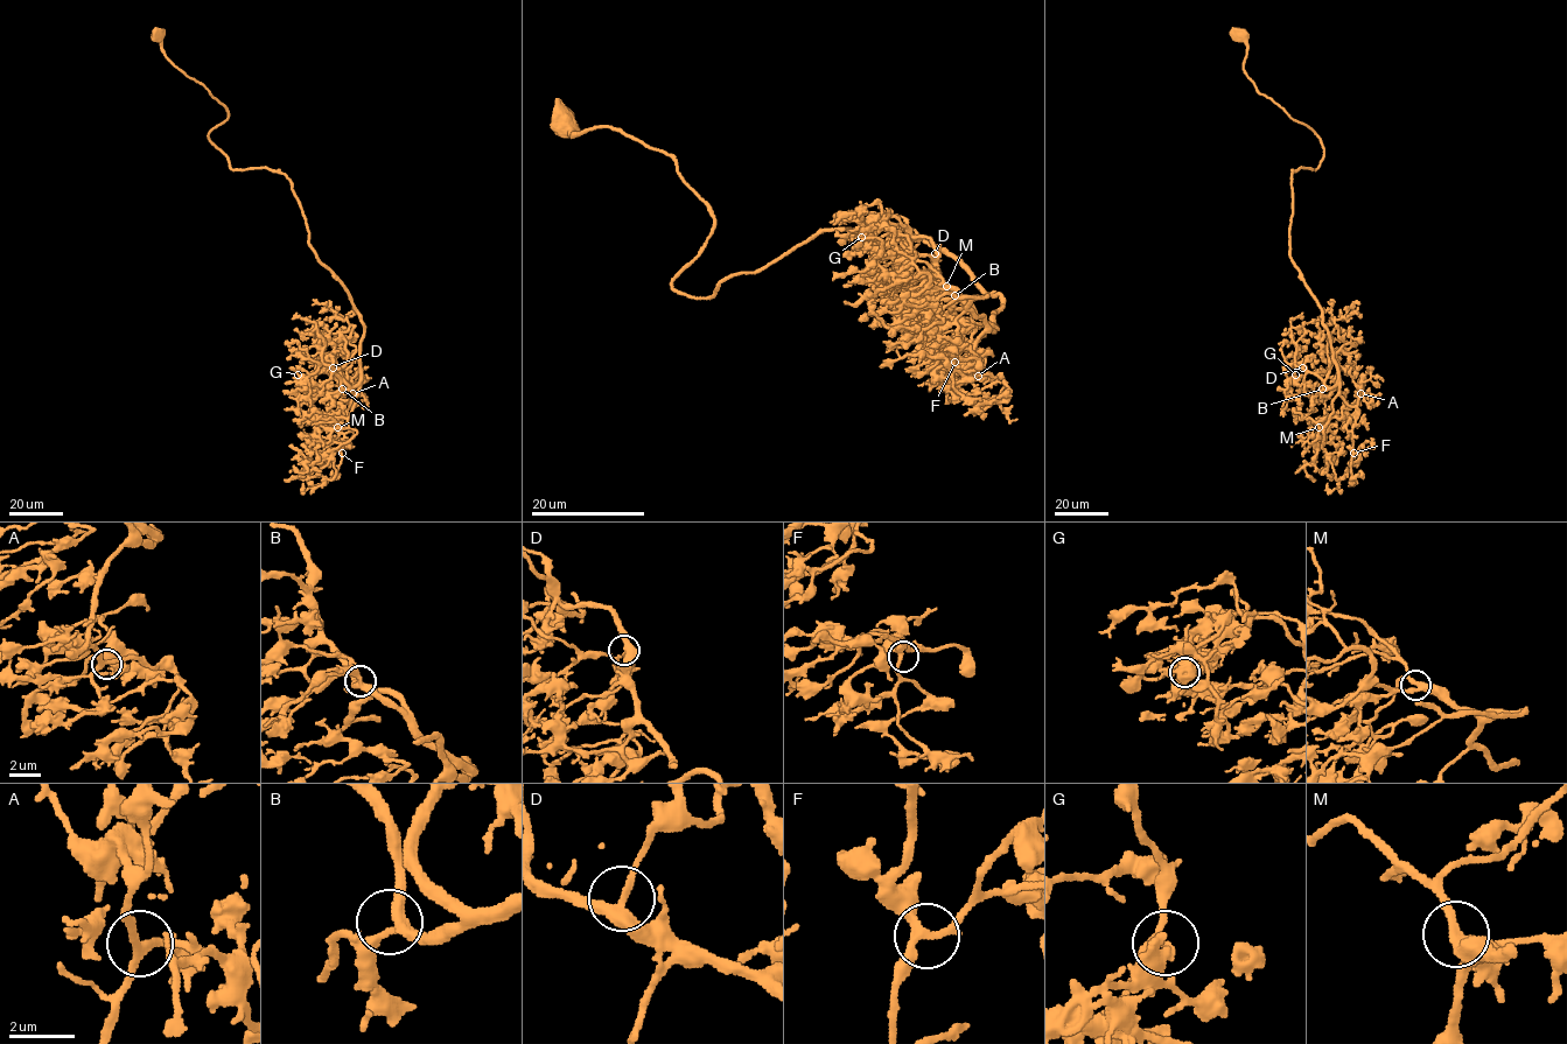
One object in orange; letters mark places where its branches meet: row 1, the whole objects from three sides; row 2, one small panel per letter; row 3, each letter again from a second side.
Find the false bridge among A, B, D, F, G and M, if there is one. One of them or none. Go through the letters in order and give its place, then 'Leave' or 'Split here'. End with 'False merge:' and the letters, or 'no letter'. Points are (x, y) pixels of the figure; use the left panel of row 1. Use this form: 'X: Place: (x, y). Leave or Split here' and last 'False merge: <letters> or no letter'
A: Place: (352, 393). Leave
B: Place: (342, 389). Leave
D: Place: (333, 368). Leave
F: Place: (342, 453). Leave
G: Place: (298, 375). Split here
M: Place: (337, 427). Leave
False merge: G

